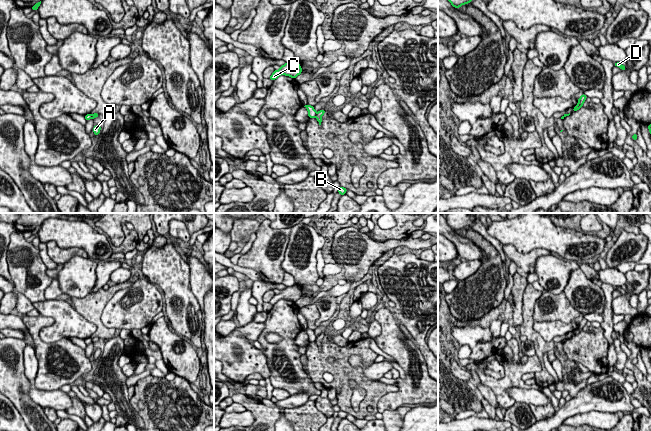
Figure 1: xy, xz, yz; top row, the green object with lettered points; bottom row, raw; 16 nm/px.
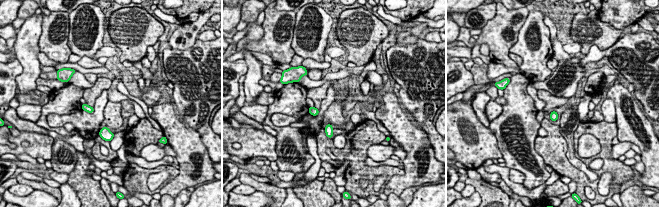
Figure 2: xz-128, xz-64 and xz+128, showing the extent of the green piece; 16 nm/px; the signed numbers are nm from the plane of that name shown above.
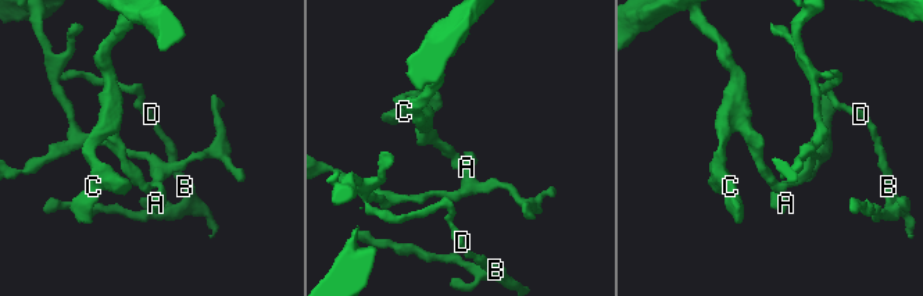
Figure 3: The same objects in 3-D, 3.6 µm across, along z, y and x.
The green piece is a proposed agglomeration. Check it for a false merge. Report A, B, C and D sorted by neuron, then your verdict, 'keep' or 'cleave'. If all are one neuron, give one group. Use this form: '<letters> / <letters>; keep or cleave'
A B D / C; cleave

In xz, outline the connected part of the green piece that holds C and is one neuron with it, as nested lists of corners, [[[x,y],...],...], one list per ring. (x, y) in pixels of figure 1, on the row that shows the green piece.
[[[286,62],[284,65],[280,66],[279,70],[275,70],[273,74],[269,77],[270,80],[274,81],[280,75],[286,75],[295,79],[298,75],[302,73],[301,65],[297,62]]]

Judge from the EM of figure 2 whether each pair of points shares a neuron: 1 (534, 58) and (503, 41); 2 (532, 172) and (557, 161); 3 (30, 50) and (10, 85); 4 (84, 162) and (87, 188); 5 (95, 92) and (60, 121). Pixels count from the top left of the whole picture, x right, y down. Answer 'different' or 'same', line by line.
1: different
2: different
3: different
4: same
5: different

